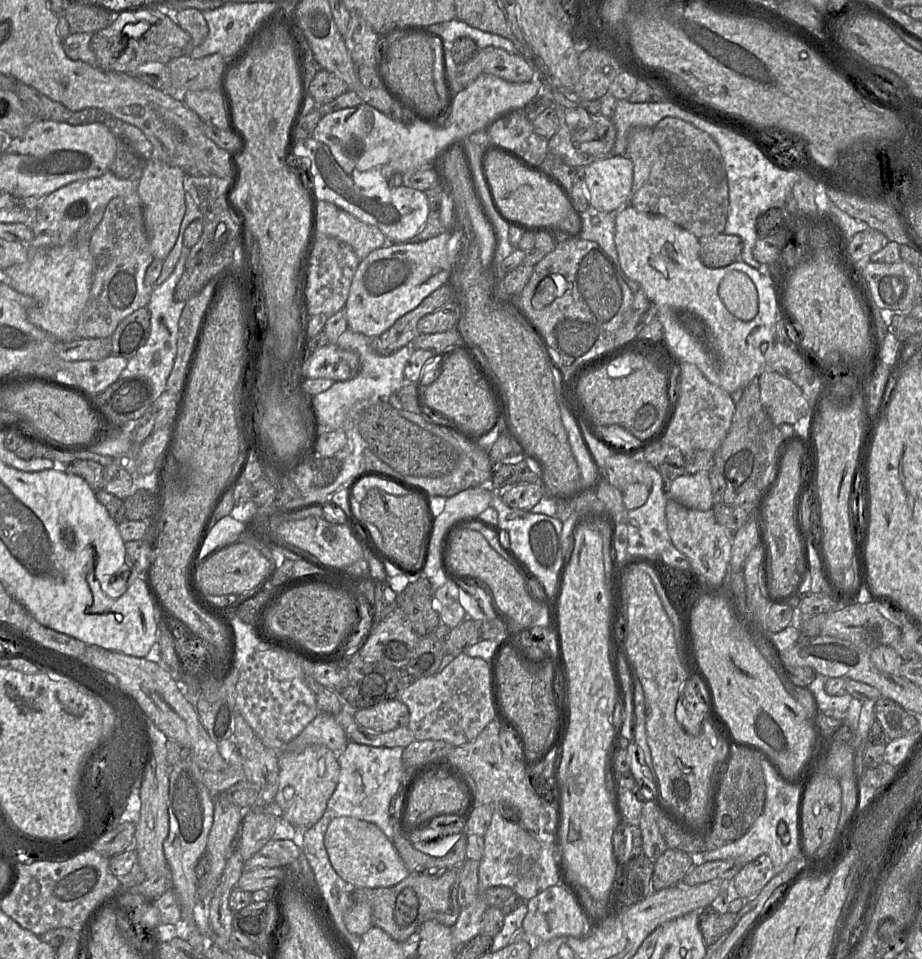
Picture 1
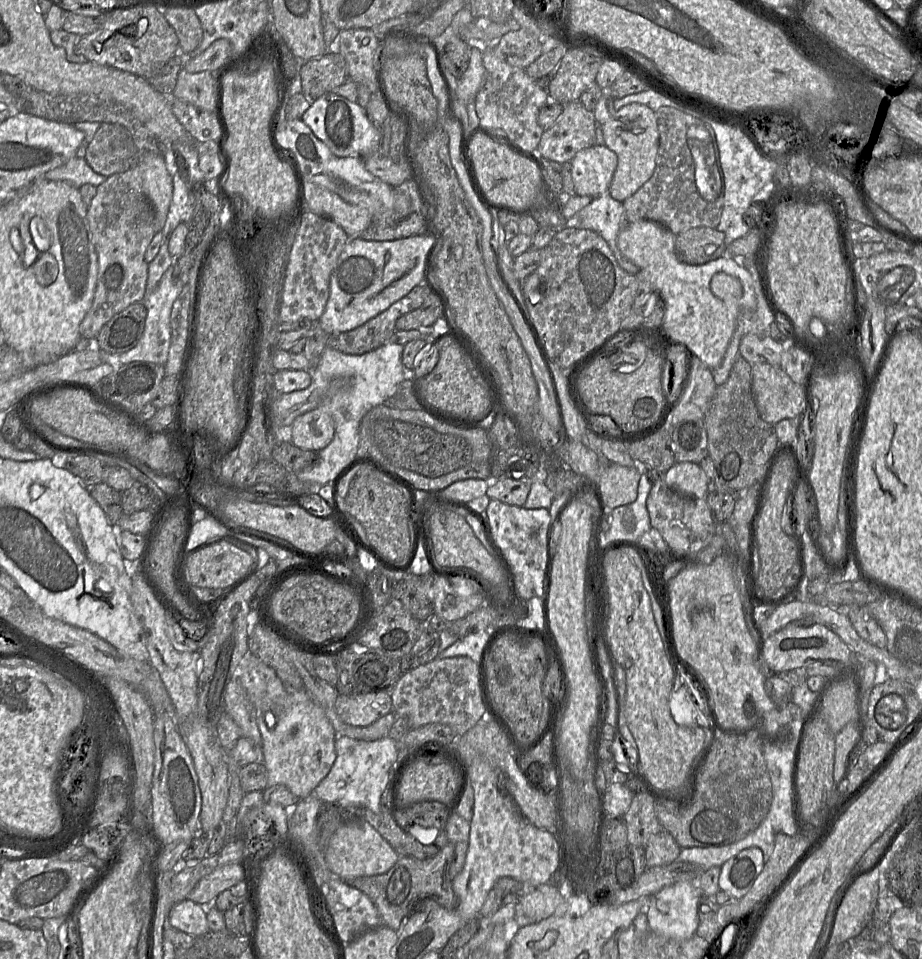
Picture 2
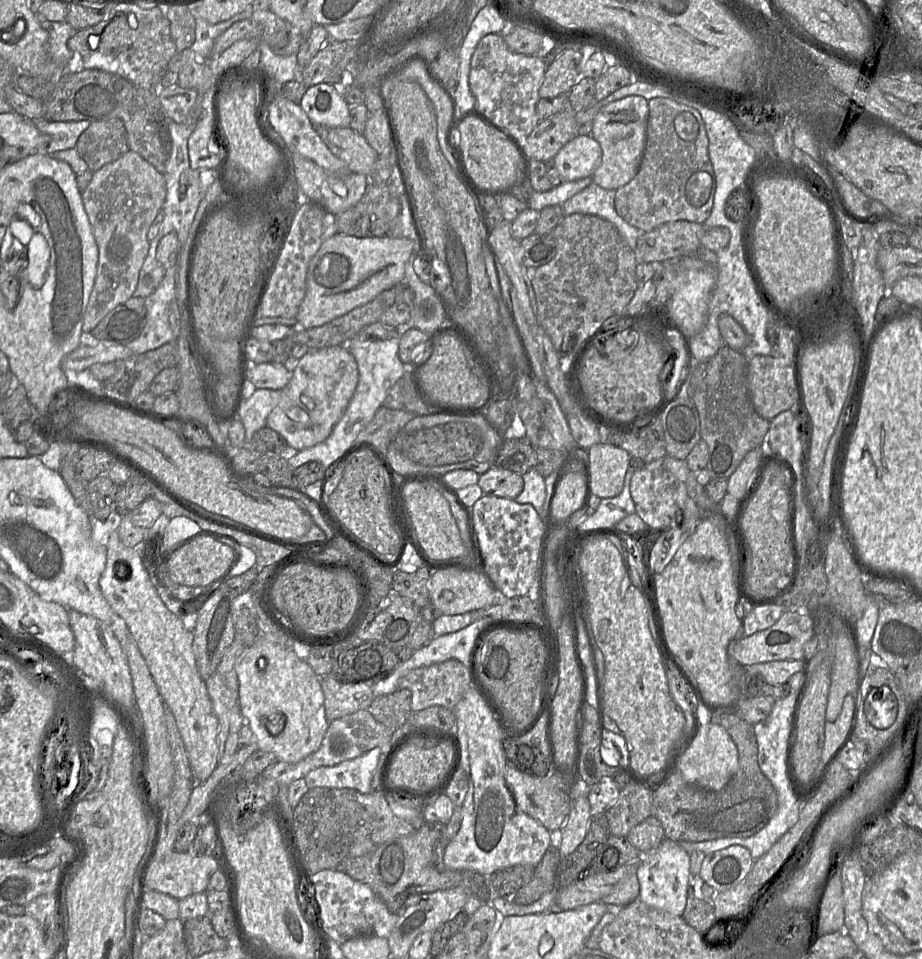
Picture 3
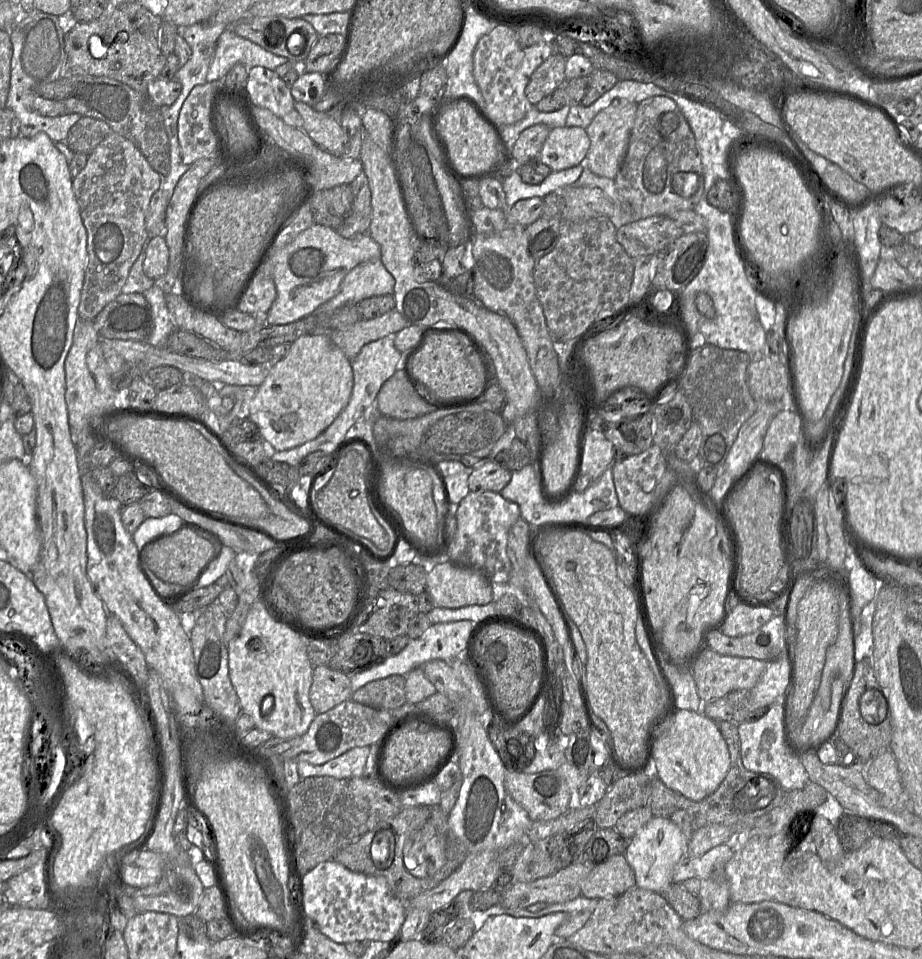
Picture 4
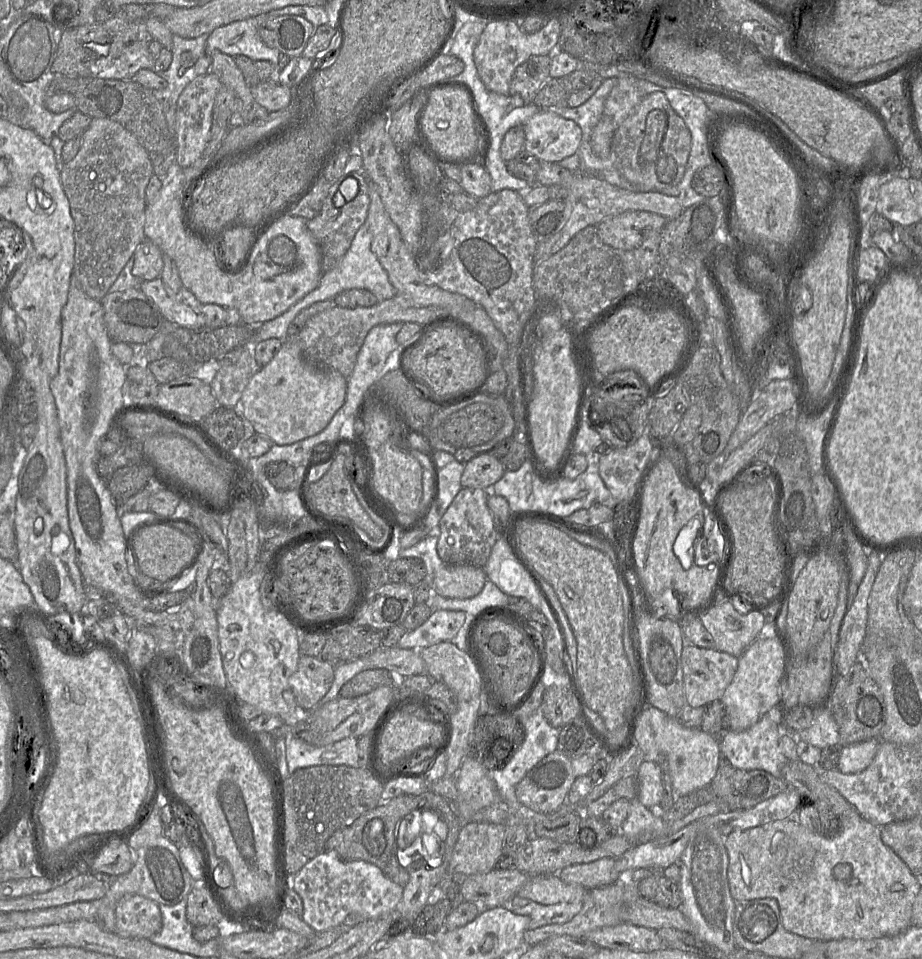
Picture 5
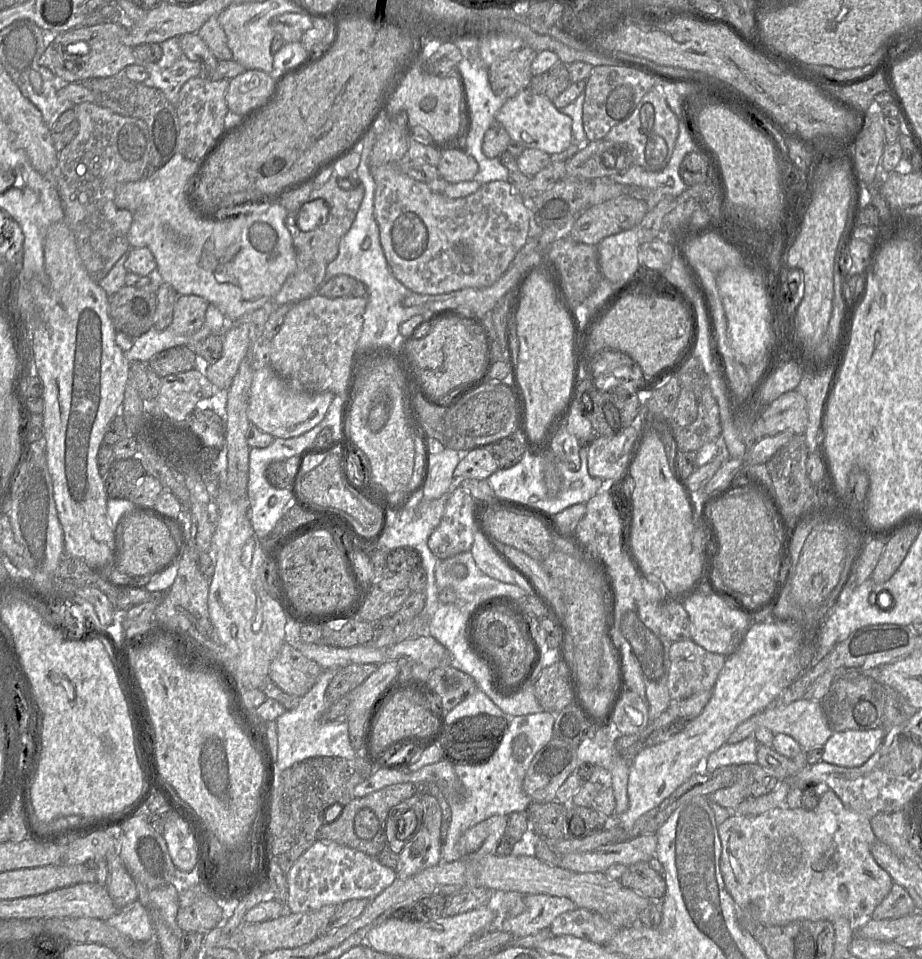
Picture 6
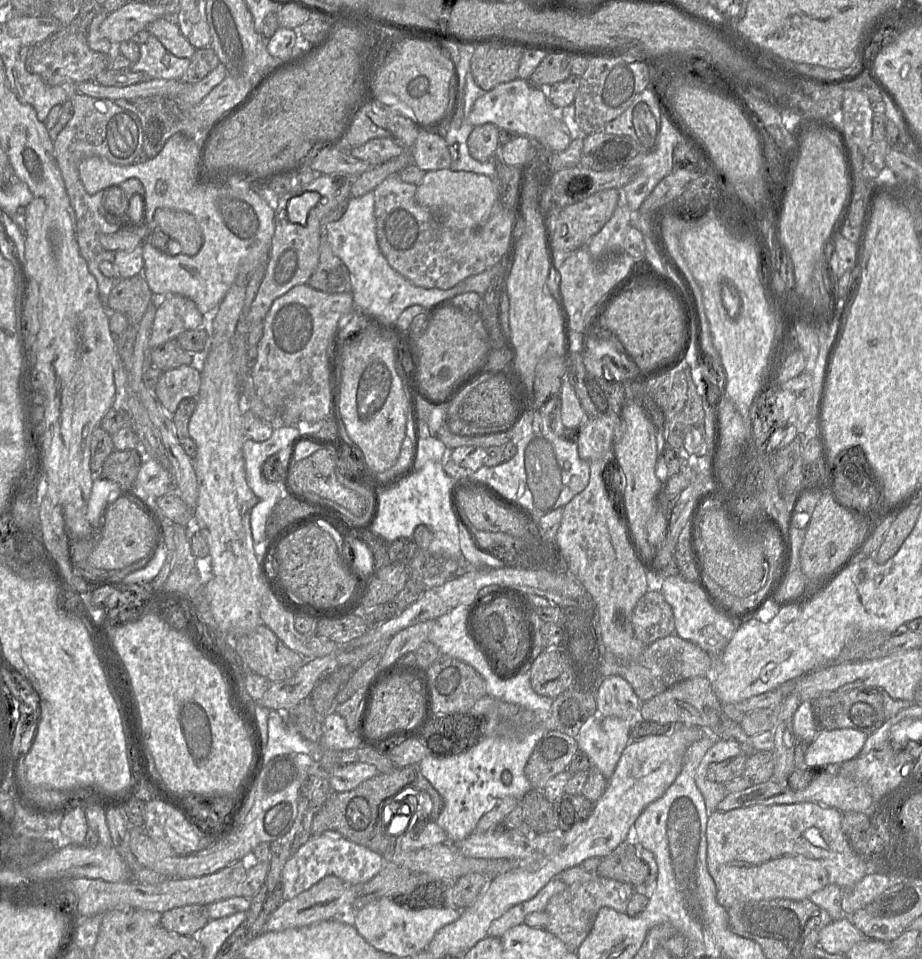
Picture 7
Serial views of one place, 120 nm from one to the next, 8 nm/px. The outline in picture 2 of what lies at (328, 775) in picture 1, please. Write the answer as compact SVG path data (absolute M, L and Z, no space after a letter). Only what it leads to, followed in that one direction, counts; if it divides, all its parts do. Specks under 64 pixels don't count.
M303 689L288 691L290 706L284 714L277 718L272 712L257 712L257 725L262 738L262 757L268 773L268 786L285 786L300 800L314 793L315 788L328 775L335 763L337 733L324 710L311 700Z

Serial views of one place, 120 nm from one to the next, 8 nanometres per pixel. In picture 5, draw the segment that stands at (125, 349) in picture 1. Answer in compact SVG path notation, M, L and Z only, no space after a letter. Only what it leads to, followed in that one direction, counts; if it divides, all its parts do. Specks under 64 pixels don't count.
M139 288L108 292L100 301L104 311L104 323L112 342L146 344L160 330L165 320L154 301Z

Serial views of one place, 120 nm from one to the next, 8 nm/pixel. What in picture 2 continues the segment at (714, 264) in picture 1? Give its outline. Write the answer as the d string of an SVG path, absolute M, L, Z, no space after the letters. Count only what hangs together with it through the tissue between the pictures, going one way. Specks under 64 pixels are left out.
M695 227L676 235L676 257L691 265L722 257L726 247L727 237L717 228Z

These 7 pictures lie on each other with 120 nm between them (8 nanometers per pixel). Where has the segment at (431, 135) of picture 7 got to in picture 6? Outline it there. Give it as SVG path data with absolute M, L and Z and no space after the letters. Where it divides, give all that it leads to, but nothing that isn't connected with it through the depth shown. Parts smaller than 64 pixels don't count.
M450 149L441 152L437 170L446 182L458 183L473 180L478 172L478 164L465 151Z

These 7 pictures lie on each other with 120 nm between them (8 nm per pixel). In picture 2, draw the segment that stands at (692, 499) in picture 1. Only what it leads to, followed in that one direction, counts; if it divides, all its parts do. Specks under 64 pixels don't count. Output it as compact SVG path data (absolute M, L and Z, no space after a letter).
M676 462L664 473L664 482L689 498L705 499L710 489L715 489L700 465L693 462Z

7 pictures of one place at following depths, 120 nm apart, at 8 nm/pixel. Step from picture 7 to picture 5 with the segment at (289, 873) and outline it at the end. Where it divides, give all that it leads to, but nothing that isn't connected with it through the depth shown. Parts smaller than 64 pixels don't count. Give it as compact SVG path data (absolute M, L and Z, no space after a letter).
M331 850L319 854L296 873L293 886L303 903L302 920L316 933L339 927L350 914L356 914L362 920L386 916L396 909L403 897L403 887L388 878L376 865L362 860L345 860Z

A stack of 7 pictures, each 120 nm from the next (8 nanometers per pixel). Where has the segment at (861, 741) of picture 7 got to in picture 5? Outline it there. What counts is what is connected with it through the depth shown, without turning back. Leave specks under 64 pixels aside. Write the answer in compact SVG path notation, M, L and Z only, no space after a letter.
M871 739L843 746L836 769L847 774L862 772L873 761L879 745L879 739Z

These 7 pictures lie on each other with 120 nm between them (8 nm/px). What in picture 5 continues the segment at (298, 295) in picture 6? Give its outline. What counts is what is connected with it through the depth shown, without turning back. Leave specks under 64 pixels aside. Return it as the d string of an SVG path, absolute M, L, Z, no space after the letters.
M363 171L361 173L351 172L349 174L344 174L332 183L323 202L320 213L316 217L307 220L308 230L320 247L323 273L335 268L346 254L351 246L355 234L367 219L369 206L370 198L368 178Z

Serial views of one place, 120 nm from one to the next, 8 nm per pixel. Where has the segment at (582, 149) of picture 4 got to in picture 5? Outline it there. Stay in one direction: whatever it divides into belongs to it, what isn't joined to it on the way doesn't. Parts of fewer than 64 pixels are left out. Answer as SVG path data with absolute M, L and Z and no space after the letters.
M540 110L524 123L524 150L536 156L540 162L559 163L575 154L582 140L582 130L573 120L563 118L553 110Z

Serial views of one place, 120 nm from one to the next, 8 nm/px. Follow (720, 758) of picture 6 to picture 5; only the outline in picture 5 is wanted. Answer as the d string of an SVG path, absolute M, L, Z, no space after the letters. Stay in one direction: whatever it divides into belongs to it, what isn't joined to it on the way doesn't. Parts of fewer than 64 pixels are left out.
M776 710L768 712L748 729L739 732L725 730L720 735L720 738L716 739L718 740L721 754L733 766L743 770L764 770L776 778L781 778L782 768L789 761L780 747L782 733L784 732L781 719Z

